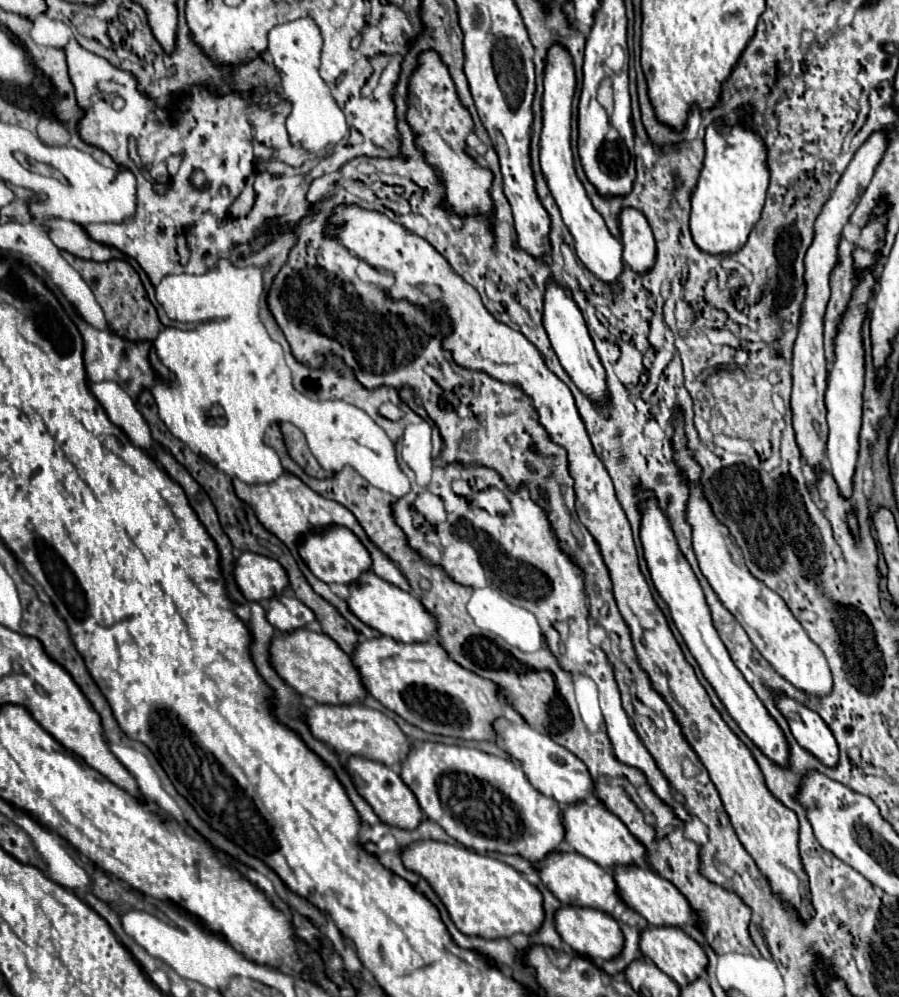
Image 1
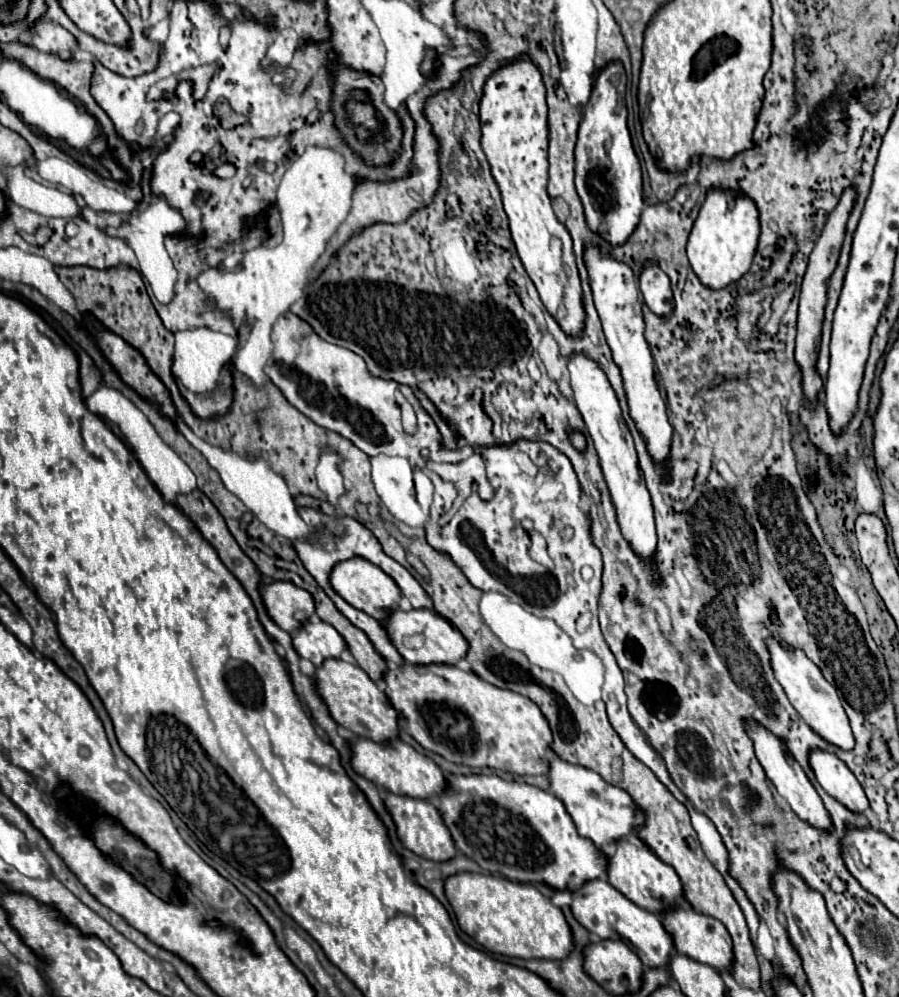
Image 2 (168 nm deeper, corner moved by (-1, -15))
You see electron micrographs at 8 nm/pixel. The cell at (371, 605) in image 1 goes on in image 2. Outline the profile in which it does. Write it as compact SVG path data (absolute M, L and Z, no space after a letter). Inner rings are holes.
M411 609L411 611L391 611L381 625L385 627L391 643L395 645L395 649L399 651L399 655L407 661L407 663L457 663L459 659L465 657L467 653L467 641L463 639L463 635L441 615L437 615L435 611L429 609ZM413 635L423 635L423 645L421 647L407 647L407 639Z

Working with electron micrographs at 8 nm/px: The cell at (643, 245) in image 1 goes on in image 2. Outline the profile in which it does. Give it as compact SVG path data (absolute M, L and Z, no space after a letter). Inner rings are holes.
M655 259L643 261L643 269L639 273L639 289L647 307L657 315L669 315L673 311L673 293L669 287L669 277L657 265Z

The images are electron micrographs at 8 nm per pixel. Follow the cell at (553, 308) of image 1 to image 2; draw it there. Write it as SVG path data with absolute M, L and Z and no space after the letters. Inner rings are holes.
M575 353L567 359L567 369L569 369L569 381L571 389L575 393L575 403L579 413L583 415L583 421L587 425L587 431L595 443L595 449L599 453L601 469L607 481L607 487L613 497L613 505L617 509L617 521L621 525L623 537L631 543L631 547L643 555L651 557L657 545L657 535L655 535L655 521L653 521L653 507L649 499L649 491L645 487L643 473L637 463L637 451L633 445L633 437L627 429L627 423L621 415L619 399L603 373L603 369L589 359L583 353Z

